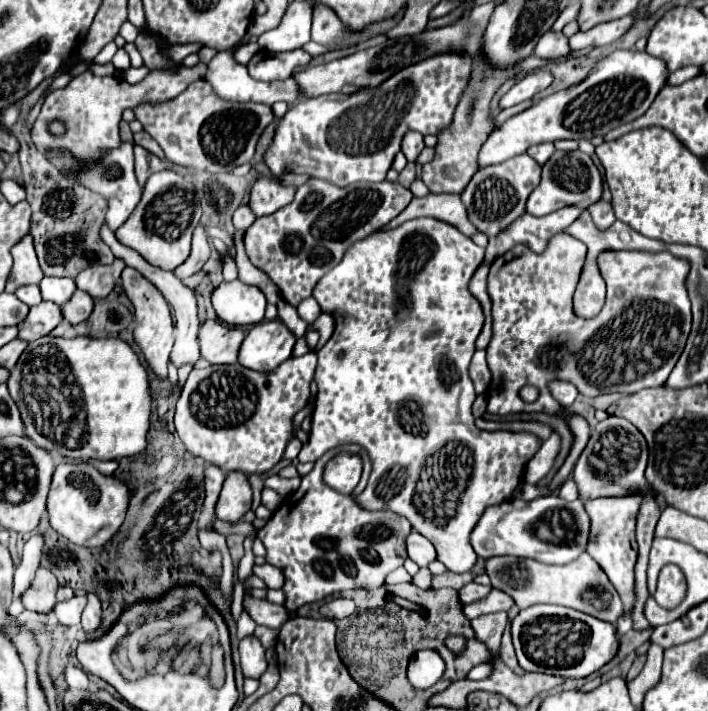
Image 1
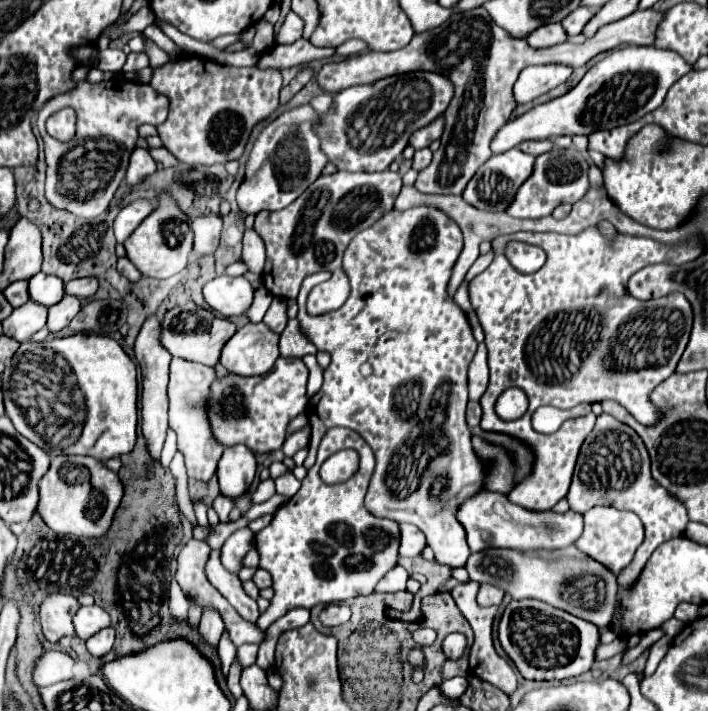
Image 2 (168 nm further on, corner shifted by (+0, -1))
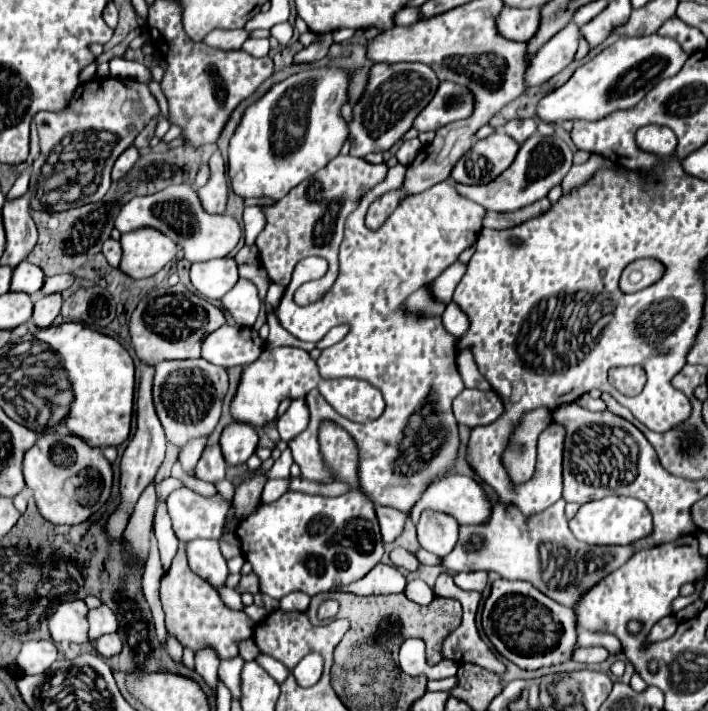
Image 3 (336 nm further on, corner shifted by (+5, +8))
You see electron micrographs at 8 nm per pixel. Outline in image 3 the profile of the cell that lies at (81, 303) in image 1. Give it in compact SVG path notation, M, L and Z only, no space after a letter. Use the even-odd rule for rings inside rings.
M53 293L53 295L43 295L35 301L35 307L33 307L33 321L39 329L45 329L49 327L55 317L59 315L61 311L61 303L63 303L63 297L59 293Z

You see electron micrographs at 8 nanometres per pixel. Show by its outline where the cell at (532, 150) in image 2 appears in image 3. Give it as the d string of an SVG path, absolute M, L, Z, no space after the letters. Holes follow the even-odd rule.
M515 119L515 121L509 121L503 125L503 131L513 137L517 143L523 143L527 141L535 131L537 131L537 121L535 119Z

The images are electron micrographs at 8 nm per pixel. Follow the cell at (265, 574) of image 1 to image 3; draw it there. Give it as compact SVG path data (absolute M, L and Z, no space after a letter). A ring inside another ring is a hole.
M255 573L243 575L241 581L237 583L235 591L237 591L237 593L251 593L251 595L257 595L257 593L259 593L259 581L257 581L257 575L255 575Z

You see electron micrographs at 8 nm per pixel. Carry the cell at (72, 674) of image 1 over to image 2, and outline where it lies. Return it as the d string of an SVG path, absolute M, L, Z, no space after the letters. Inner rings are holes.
M46 652L34 668L34 684L36 686L48 686L54 682L62 682L62 680L70 680L72 678L72 666L74 660L64 654L64 652Z

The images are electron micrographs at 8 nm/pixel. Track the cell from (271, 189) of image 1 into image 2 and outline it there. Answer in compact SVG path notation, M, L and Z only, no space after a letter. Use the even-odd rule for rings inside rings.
M308 106L280 114L258 136L250 160L246 164L244 182L238 188L238 206L244 214L258 214L262 210L282 210L292 204L322 172L328 158L320 150L320 140L310 124L318 114Z

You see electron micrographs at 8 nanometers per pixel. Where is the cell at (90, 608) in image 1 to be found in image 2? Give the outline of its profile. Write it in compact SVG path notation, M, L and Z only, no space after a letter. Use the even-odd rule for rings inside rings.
M102 628L98 636L86 640L86 648L92 656L104 656L112 648L112 644L114 644L114 628Z

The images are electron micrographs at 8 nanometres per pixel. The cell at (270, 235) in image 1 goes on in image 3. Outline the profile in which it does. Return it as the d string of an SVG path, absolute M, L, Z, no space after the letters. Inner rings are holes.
M337 155L321 171L317 171L315 175L299 183L273 207L265 209L267 225L257 237L257 247L259 247L261 265L265 267L273 283L287 287L297 261L305 257L319 255L329 263L329 269L321 279L303 283L295 291L295 301L299 305L317 301L333 285L333 279L337 279L337 251L343 239L345 219L359 205L359 199L373 185L381 183L385 175L387 175L385 163L371 165L365 159L359 159L353 155Z

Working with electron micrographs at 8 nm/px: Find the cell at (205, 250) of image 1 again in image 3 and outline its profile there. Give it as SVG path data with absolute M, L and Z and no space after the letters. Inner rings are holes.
M219 151L211 155L209 167L211 167L211 177L207 185L199 189L199 197L207 213L223 213L229 197L229 183L225 175L225 163Z

